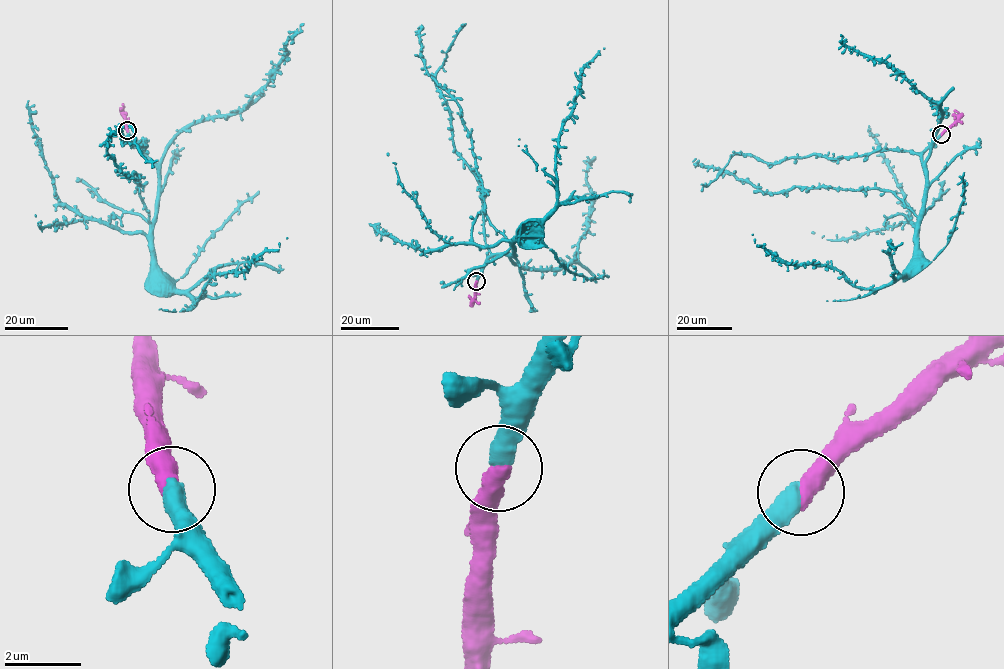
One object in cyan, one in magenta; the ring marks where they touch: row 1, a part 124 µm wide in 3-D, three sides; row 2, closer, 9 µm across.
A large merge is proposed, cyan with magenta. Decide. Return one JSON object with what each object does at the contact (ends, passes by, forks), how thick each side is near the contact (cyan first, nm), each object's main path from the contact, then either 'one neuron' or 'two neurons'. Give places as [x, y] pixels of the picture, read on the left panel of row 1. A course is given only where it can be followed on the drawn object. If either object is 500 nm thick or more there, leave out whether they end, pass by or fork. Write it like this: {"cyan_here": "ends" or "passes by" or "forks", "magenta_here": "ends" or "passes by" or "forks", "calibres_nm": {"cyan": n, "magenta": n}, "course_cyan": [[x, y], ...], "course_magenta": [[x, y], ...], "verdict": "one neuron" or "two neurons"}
{"calibres_nm": {"cyan": 500, "magenta": 500}, "course_cyan": [[127, 130], [137, 148], [156, 167], [158, 175], [153, 258], [154, 288], [159, 292]], "course_magenta": [[127, 130], [122, 104]], "verdict": "one neuron"}

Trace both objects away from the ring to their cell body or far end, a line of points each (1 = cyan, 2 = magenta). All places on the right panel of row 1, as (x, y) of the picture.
1: (941, 134), (922, 154), (925, 187), (922, 213), (917, 223), (917, 247), (905, 275), (908, 277)
2: (941, 134), (956, 120), (959, 114), (954, 110)

